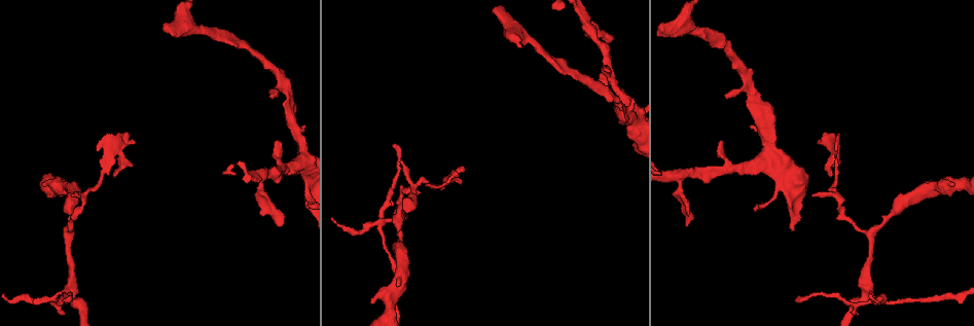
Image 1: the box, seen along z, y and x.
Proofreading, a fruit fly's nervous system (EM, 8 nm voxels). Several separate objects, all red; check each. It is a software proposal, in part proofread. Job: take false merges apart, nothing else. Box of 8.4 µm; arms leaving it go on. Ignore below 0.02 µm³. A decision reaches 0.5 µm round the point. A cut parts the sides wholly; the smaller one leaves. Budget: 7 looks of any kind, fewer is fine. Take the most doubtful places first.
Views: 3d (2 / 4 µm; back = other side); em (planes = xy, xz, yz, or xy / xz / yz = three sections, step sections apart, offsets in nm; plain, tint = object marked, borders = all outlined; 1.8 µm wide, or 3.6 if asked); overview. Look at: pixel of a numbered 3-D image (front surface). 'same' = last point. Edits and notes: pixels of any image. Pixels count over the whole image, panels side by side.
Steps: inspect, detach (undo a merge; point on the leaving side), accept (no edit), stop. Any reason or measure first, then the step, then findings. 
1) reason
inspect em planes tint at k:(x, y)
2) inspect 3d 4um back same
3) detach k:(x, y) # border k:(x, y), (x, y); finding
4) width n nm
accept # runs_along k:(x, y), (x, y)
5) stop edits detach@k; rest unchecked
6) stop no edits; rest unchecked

inspect 3d 4um at 1:(399, 246)

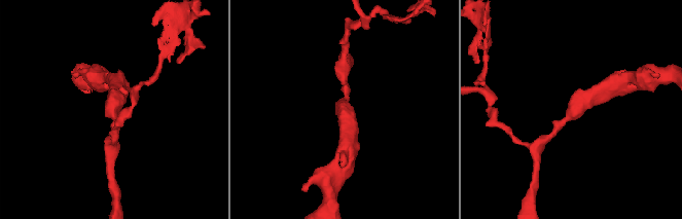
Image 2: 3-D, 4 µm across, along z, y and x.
inspect em 3.6um yz step 4 tint at 2:(112, 110)

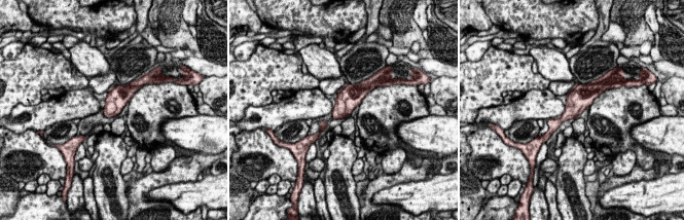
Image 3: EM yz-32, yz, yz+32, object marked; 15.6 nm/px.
cut it another way
inspect em 3.6um planes tint same

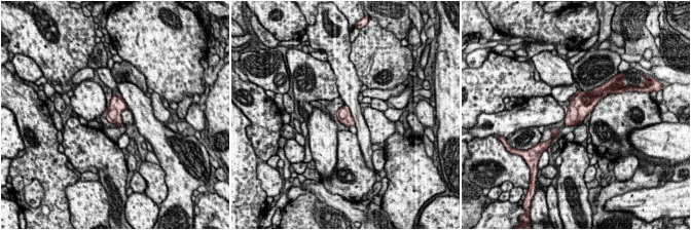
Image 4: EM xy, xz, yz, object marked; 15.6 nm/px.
accept # continuous, no second neuron

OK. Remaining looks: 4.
side arm on a straight run
inspect em yz step 8 tint at 1:(760, 165)

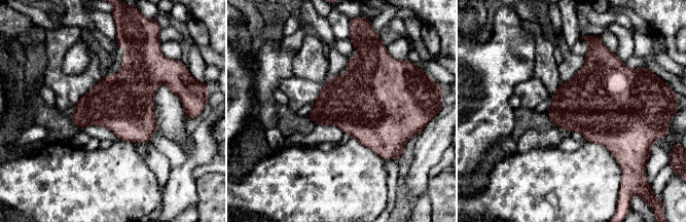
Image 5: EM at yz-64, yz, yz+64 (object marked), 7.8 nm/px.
inspect em planes tint same

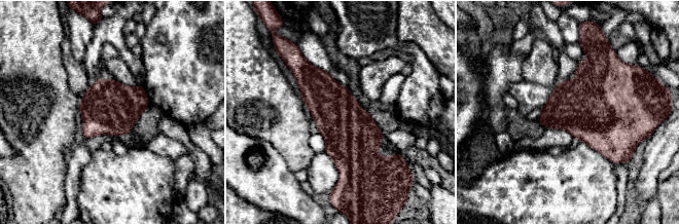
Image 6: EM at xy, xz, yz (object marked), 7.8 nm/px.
width 400 nm
accept # continuous, no second neuron

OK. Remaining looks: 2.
stop no edits; rest unchecked

